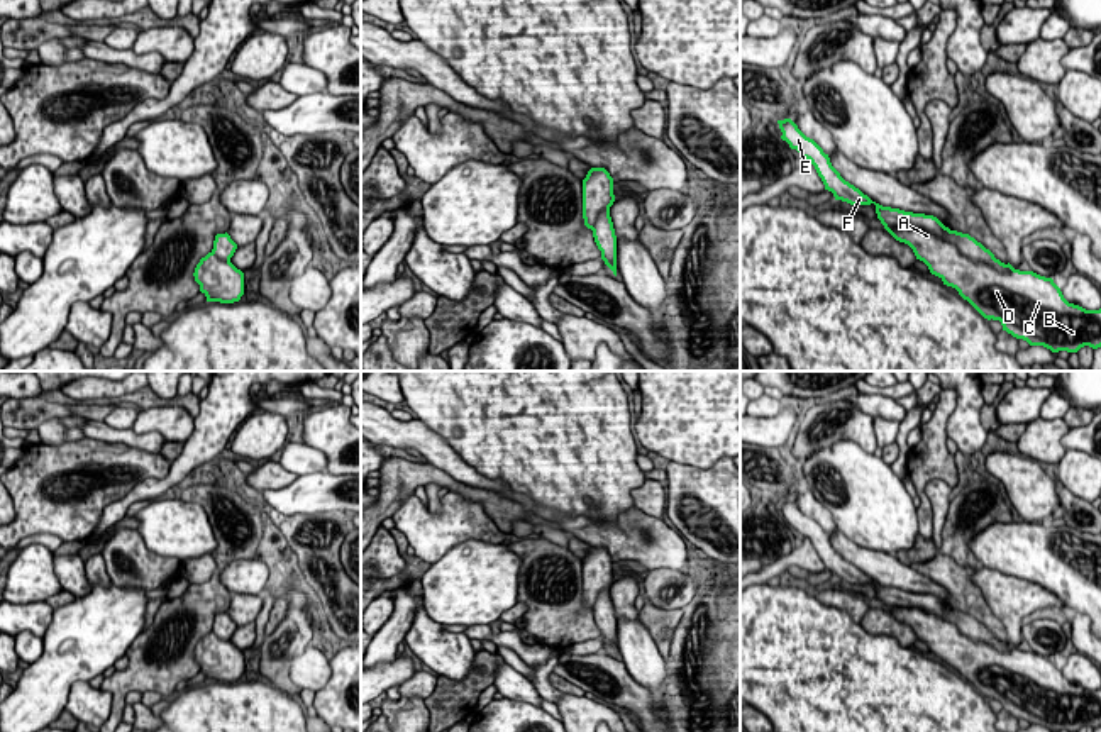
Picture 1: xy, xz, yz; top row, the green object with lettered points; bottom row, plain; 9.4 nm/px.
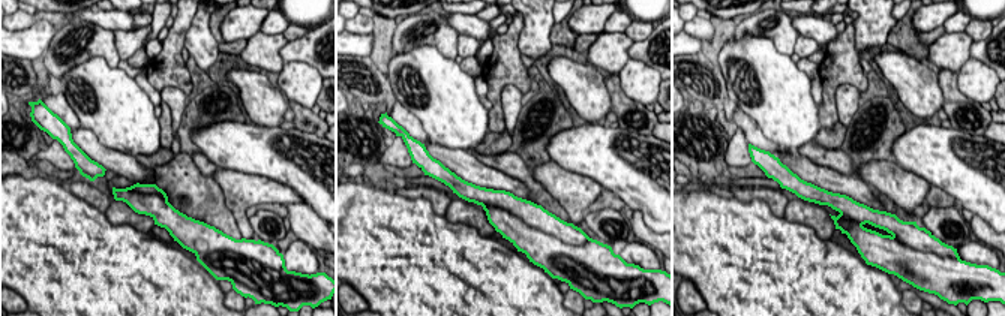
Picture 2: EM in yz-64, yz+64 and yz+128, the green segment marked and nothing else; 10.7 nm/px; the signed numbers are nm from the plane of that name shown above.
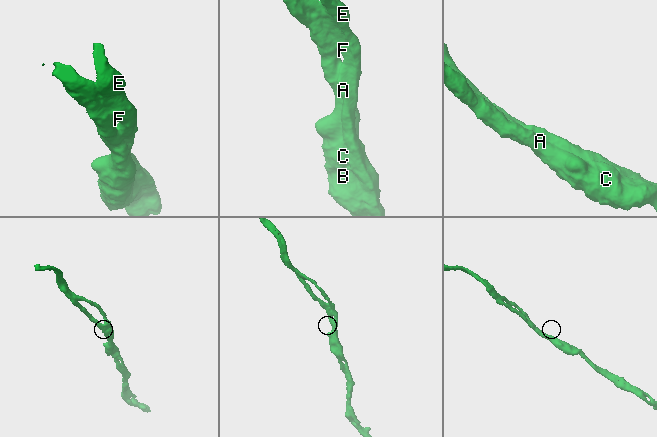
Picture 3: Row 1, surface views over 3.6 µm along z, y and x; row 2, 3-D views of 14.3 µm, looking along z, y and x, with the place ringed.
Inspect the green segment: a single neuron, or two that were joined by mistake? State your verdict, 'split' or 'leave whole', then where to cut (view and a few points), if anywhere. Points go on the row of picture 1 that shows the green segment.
leave whole | no cut

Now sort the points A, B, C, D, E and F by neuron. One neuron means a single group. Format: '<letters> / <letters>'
A B C D E F

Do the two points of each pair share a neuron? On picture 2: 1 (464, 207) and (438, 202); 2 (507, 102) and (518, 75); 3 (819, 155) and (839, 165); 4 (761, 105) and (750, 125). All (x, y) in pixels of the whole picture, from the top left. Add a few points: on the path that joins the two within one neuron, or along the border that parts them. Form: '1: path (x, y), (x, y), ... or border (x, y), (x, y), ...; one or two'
1: border (452, 199), (444, 216); two
2: border (513, 84), (507, 84), (501, 90), (504, 120); two
3: path (824, 158), (834, 160); one
4: border (737, 107), (777, 144); two

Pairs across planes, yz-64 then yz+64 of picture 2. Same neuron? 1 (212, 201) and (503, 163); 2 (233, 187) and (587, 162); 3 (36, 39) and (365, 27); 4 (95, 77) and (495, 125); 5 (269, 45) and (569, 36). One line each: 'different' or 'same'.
1: same
2: different
3: different
4: different
5: different

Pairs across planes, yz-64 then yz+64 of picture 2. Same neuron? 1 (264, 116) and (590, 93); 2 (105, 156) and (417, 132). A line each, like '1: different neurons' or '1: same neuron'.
1: same neuron
2: different neurons

